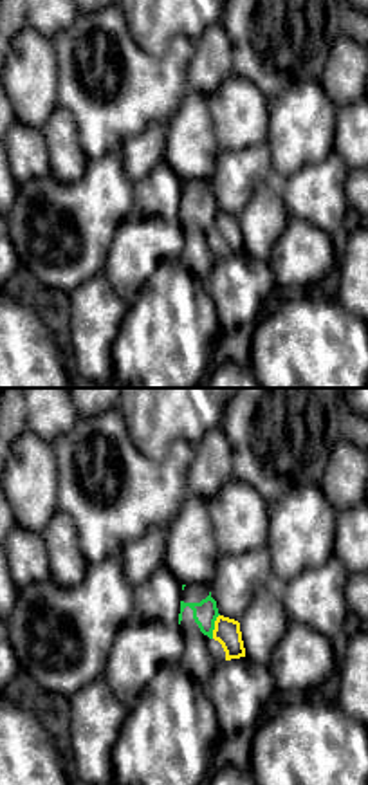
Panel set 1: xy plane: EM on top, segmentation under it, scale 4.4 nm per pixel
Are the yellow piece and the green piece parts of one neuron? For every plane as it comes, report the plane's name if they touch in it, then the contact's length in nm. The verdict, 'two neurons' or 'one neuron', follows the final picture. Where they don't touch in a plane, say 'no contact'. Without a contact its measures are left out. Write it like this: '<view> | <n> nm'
xy | 120 nm

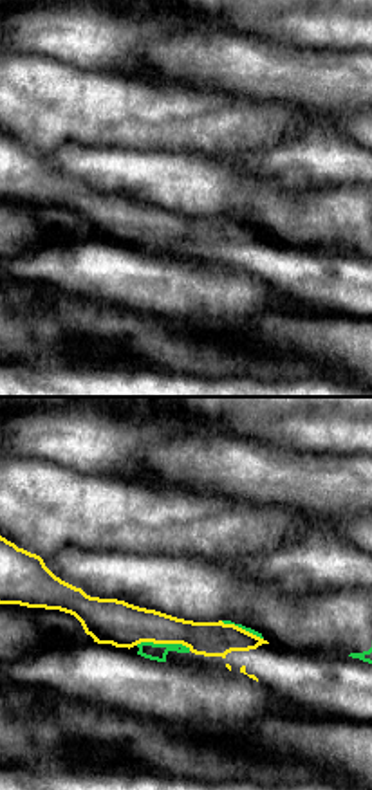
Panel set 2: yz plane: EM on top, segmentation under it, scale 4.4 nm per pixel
yz | 240 nm

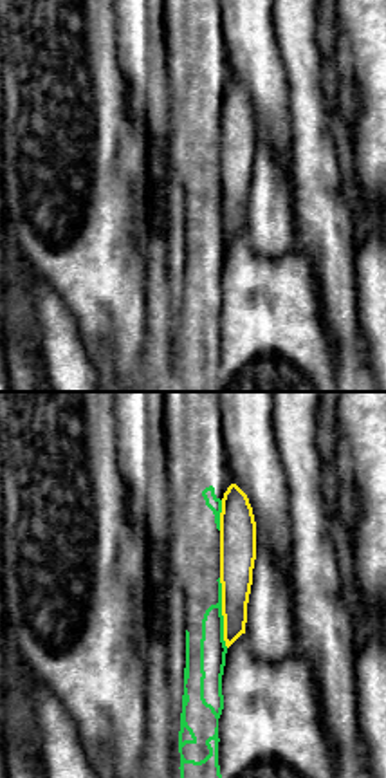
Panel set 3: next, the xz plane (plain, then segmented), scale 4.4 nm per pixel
xz | 320 nm

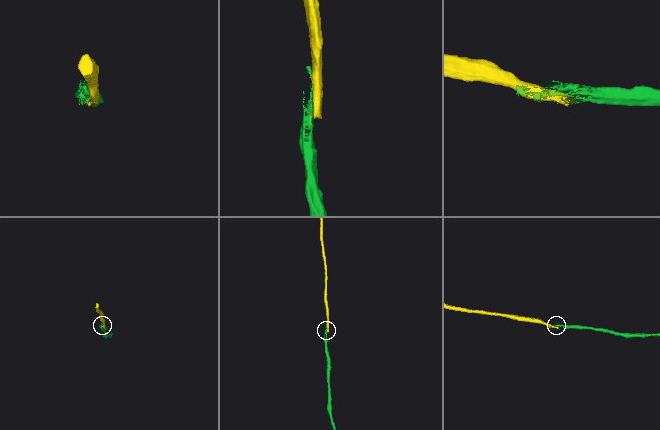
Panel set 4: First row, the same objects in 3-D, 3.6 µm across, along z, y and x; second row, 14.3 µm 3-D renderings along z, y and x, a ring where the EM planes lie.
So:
two neurons

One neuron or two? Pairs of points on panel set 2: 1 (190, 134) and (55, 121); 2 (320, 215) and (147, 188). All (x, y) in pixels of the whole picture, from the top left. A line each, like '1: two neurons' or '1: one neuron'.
1: one neuron
2: one neuron

